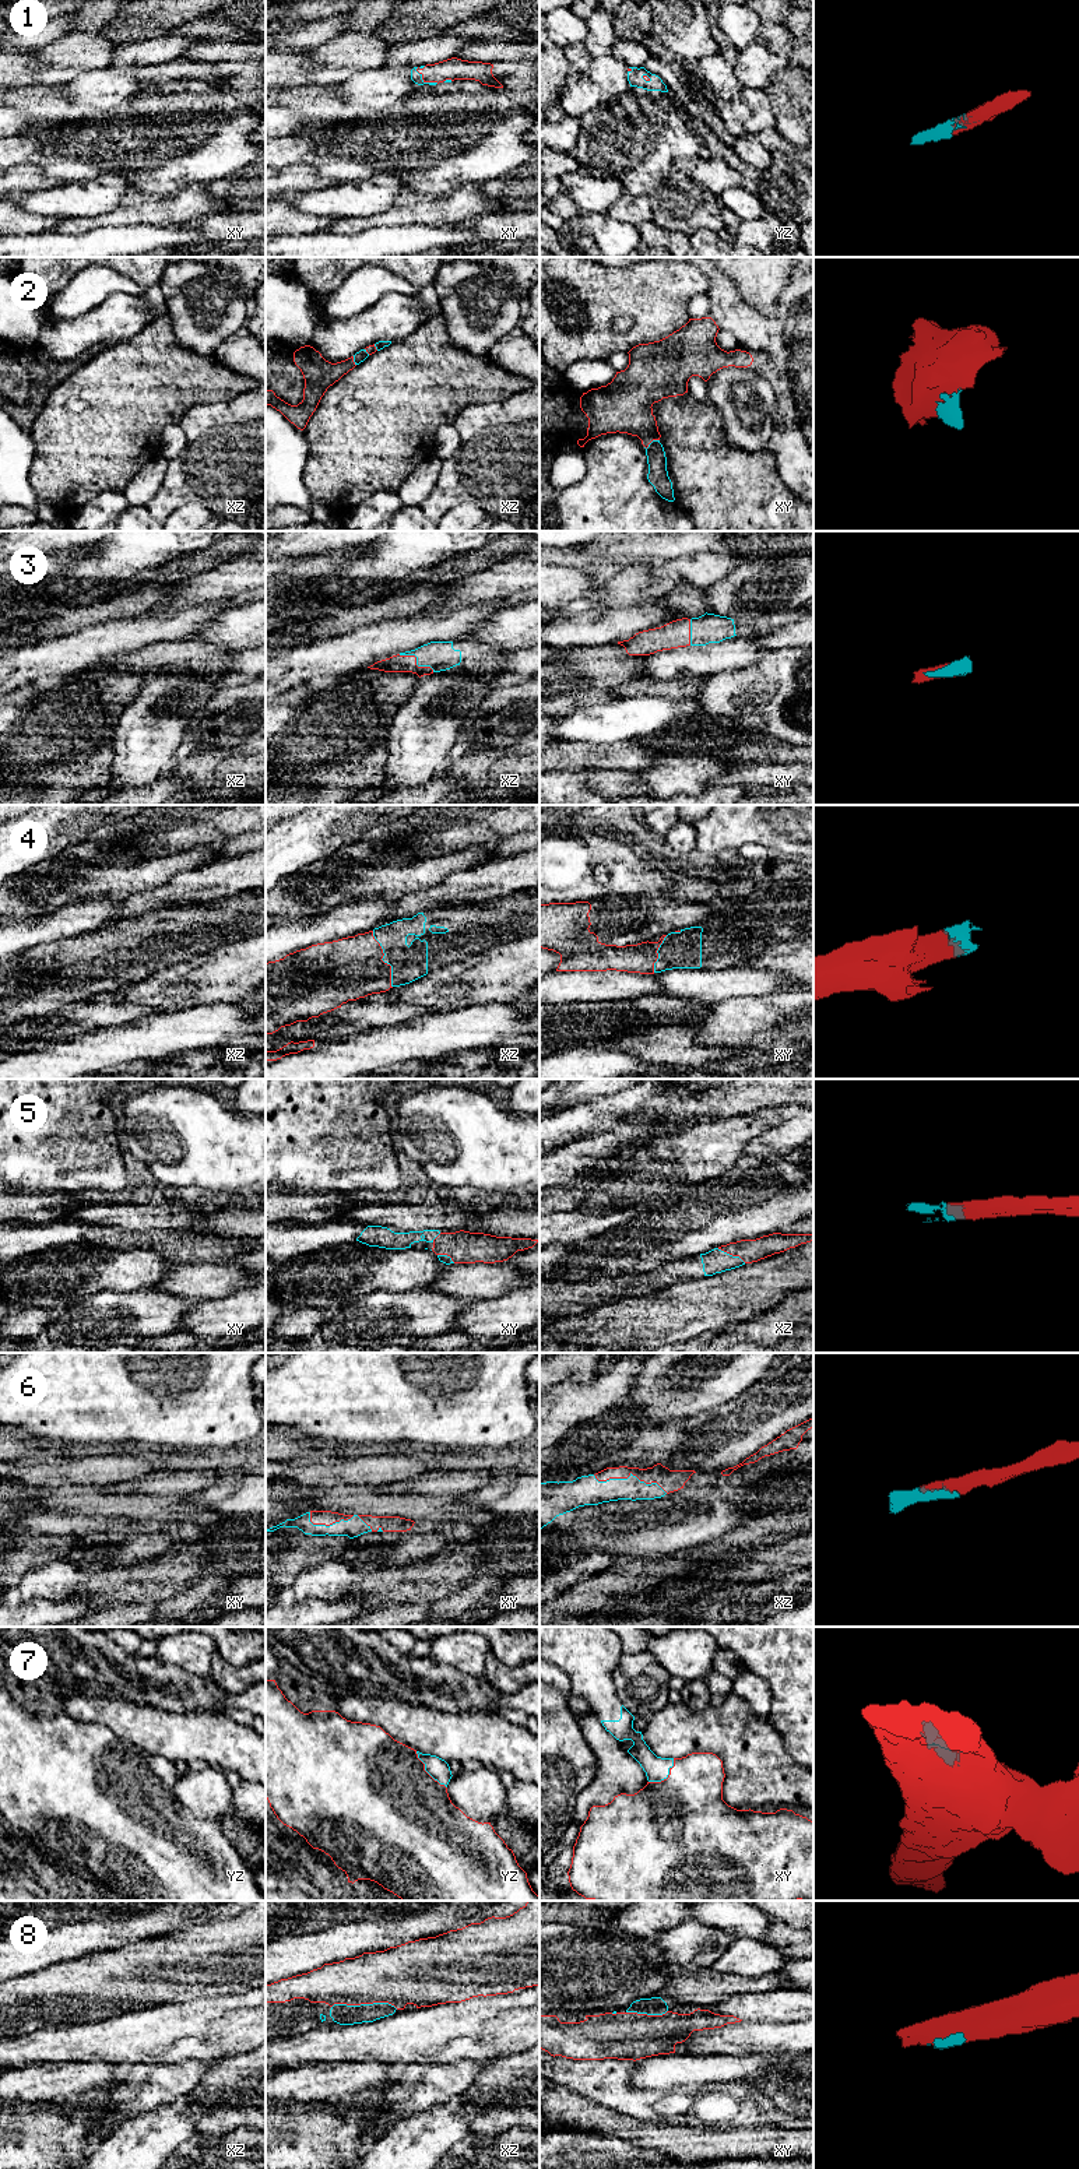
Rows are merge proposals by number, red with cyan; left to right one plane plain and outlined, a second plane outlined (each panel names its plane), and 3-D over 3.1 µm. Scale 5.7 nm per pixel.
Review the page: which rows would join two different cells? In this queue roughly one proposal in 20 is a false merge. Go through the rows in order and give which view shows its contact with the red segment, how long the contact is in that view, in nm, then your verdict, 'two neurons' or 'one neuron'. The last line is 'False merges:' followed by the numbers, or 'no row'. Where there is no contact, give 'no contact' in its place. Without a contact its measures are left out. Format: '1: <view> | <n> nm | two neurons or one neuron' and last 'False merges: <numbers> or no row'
1: xy | 160 nm | one neuron
2: xy | 100 nm | one neuron
3: xz | 220 nm | one neuron
4: xz | 340 nm | one neuron
5: xz | 190 nm | one neuron
6: xz | 440 nm | one neuron
7: yz | 280 nm | one neuron
8: xz | 380 nm | one neuron
False merges: no row

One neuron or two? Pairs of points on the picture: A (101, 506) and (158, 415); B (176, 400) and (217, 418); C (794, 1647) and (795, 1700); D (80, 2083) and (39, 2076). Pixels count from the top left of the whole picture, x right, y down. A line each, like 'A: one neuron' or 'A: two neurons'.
A: two neurons
B: two neurons
C: one neuron
D: one neuron

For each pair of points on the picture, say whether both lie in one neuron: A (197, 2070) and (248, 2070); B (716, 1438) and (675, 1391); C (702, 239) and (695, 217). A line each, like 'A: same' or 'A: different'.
A: different
B: different
C: different

